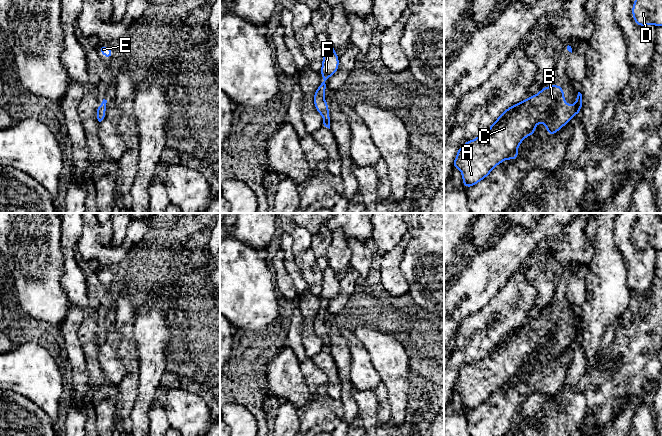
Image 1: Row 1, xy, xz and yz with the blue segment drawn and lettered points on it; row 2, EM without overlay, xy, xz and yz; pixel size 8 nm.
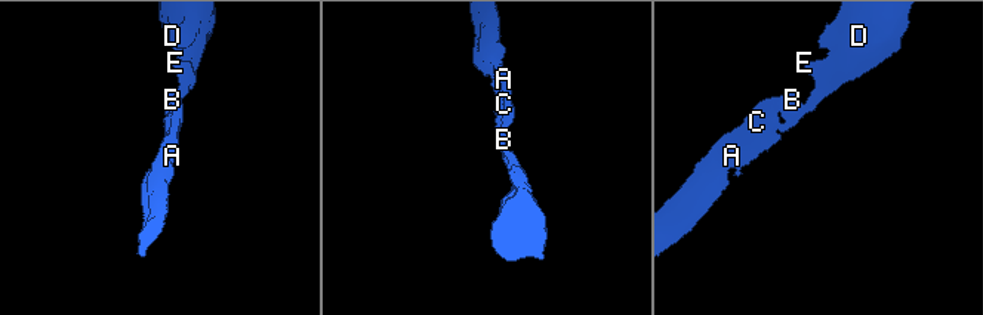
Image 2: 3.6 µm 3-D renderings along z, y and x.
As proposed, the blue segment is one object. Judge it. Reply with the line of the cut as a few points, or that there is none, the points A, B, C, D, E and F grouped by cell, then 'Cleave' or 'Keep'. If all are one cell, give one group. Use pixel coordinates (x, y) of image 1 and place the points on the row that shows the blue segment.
No split. Groups: A B C D E F. Keep

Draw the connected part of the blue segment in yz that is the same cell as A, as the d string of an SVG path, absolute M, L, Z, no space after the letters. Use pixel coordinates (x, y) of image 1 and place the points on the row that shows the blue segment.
M560 85L545 86L534 96L505 109L486 132L465 142L458 149L452 164L453 168L461 171L463 186L468 189L489 176L490 172L503 161L518 159L520 155L517 149L527 136L535 135L538 122L546 125L547 135L551 136L568 124L573 116L581 113L582 94L580 92L573 106L566 103L564 98L564 89Z

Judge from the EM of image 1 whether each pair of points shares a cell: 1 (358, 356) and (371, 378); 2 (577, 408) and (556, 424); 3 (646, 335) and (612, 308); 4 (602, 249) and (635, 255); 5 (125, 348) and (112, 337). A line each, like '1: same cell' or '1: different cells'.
1: same cell
2: same cell
3: different cells
4: different cells
5: different cells

